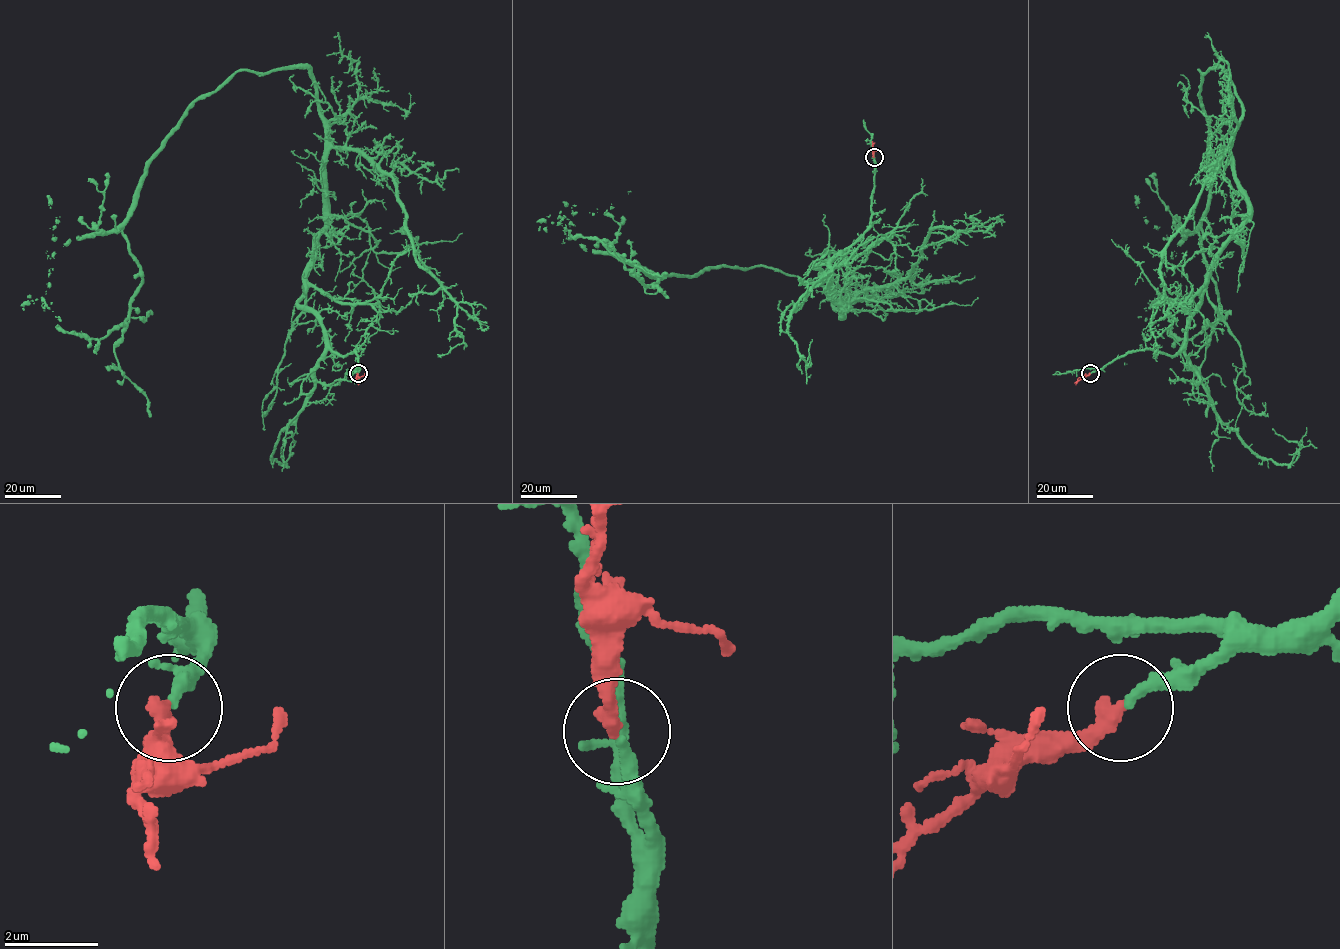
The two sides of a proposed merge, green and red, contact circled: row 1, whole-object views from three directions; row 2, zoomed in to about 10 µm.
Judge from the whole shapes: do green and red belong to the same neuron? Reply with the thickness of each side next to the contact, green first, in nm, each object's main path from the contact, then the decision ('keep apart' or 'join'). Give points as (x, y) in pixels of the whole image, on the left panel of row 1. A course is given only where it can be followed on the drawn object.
240 nm thick on the green side, 360 nm on the other; green runs (358, 373), (298, 303), (308, 68), (237, 70), (151, 161), (129, 317), (58, 319), (115, 364); red runs (358, 373), (358, 385); join

